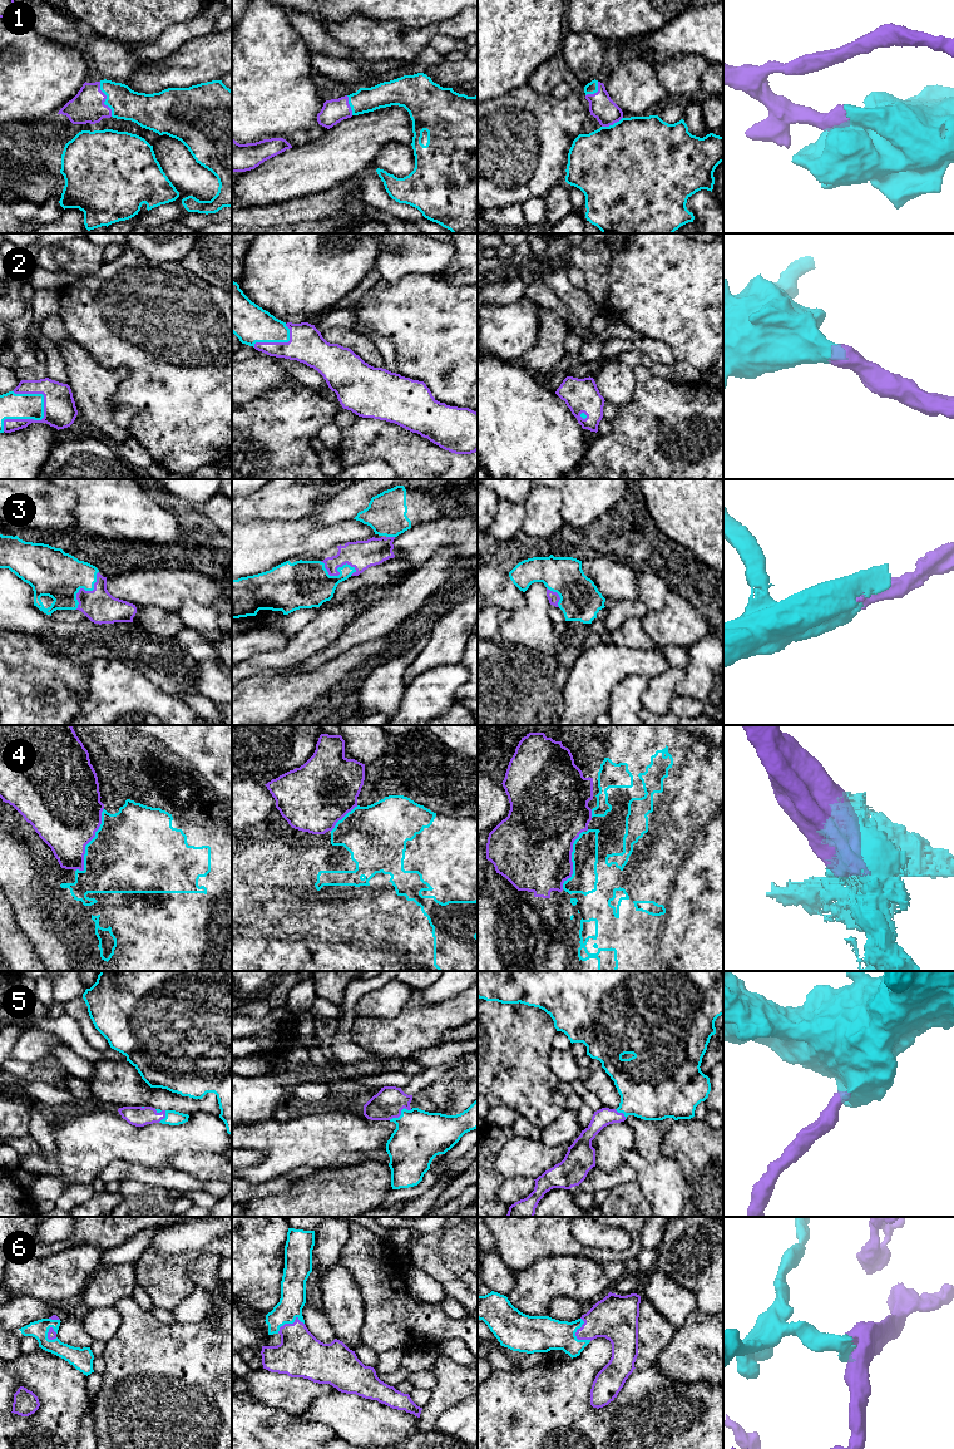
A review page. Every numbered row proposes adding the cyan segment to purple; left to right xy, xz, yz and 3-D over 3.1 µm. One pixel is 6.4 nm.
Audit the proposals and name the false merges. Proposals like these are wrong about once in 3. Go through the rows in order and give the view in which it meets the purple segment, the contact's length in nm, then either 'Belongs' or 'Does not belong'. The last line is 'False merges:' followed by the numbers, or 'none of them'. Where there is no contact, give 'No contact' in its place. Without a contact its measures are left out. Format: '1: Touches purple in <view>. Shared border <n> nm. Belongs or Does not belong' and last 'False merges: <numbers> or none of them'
1: Touches purple in xy. Shared border 240 nm. Belongs
2: Touches purple in xy. Shared border 360 nm. Belongs
3: Touches purple in xz. Shared border 240 nm. Belongs
4: Touches purple in xy. Shared border 440 nm. Belongs
5: Touches purple in xz. Shared border 170 nm. Belongs
6: Touches purple in yz. Shared border 170 nm. Belongs
False merges: none of them

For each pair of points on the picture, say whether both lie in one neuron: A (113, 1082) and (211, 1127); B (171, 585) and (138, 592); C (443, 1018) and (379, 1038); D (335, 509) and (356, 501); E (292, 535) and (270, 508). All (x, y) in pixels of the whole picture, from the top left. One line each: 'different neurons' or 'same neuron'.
A: different neurons
B: same neuron
C: same neuron
D: same neuron
E: different neurons

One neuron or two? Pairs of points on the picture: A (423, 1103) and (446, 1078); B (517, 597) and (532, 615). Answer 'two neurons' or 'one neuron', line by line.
A: two neurons
B: two neurons

